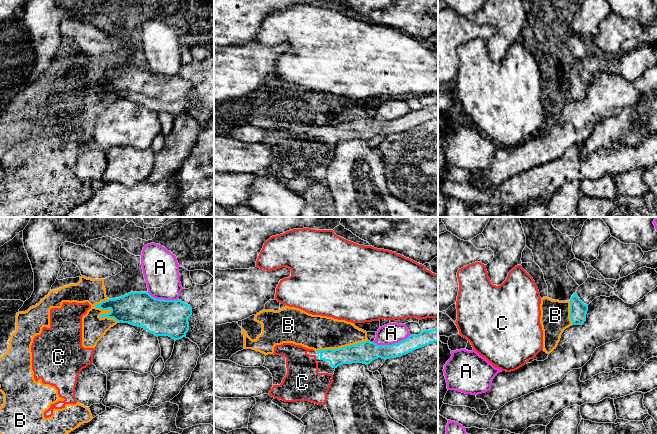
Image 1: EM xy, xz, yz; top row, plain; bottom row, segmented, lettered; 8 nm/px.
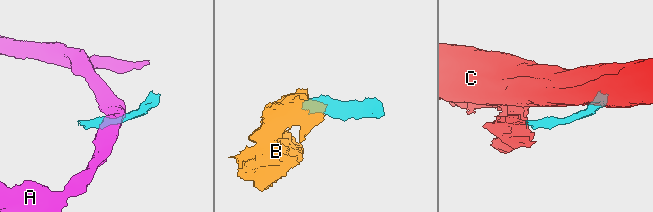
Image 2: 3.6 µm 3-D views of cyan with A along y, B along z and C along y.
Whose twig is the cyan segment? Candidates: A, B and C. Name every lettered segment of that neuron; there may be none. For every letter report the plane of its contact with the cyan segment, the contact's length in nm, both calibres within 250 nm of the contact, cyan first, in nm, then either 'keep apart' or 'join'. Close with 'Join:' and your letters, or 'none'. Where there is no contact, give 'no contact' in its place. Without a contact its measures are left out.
A: xz | 320 nm | 180/160 nm | keep apart
B: xy | 240 nm | 260/190 nm | join
C: xz | 40 nm | 20/300 nm | keep apart
Join: B

